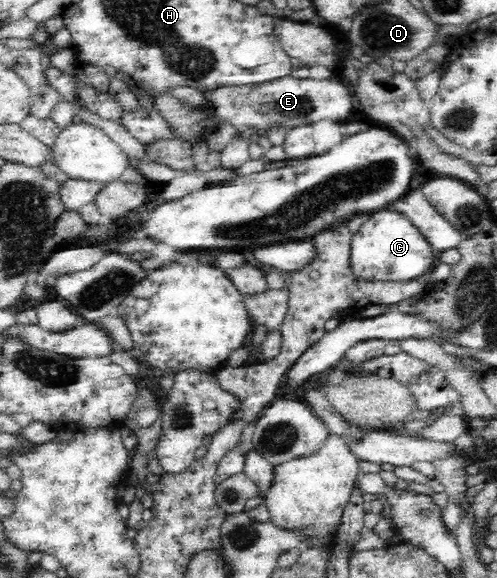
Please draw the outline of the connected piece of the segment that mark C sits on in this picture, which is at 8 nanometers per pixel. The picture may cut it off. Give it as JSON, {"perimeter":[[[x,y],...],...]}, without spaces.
{"perimeter":[[[385,207],[370,212],[369,219],[357,233],[351,235],[349,269],[359,283],[407,283],[427,278],[435,265],[435,254],[432,245],[405,214]]]}

